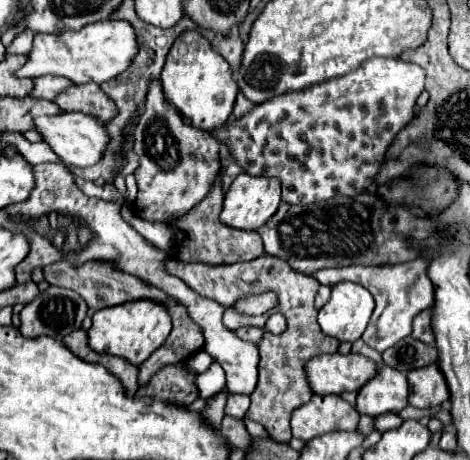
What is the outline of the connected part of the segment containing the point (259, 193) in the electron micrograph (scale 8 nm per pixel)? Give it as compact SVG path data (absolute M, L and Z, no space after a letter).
M240 173L230 189L226 191L224 197L224 209L220 219L236 229L246 229L246 231L256 231L260 229L276 211L280 201L280 179L272 179L272 177L258 177L258 175L248 175L248 173Z

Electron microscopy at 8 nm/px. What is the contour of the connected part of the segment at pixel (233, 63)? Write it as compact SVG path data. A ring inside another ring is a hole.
M232 33L232 35L228 35L228 37L220 37L218 53L230 63L230 67L234 69L234 73L240 69L242 51L244 51L244 43L240 41L240 35L238 35L238 33Z

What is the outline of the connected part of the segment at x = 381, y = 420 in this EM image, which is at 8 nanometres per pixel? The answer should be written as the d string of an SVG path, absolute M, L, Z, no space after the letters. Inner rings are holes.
M386 413L386 415L376 417L376 429L382 433L400 427L400 423L404 423L404 419L400 415L394 415L394 413Z

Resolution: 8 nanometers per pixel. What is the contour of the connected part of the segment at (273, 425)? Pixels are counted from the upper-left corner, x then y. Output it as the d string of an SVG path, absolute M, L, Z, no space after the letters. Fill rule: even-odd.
M262 255L256 257L248 263L232 263L232 265L208 265L208 263L180 263L176 259L166 263L168 273L180 277L184 283L188 283L196 293L200 293L202 297L208 299L216 299L220 305L228 307L224 311L224 325L232 331L236 331L238 327L244 325L256 325L256 327L264 327L268 317L273 313L282 313L288 321L288 329L280 335L272 335L270 331L264 333L262 341L258 343L260 349L260 375L258 375L258 385L254 389L254 393L250 395L252 403L250 409L246 413L248 419L260 423L268 435L276 441L284 441L288 443L292 433L290 433L290 415L296 407L308 403L312 399L312 387L306 379L306 363L322 353L336 353L338 351L338 339L326 337L320 331L320 325L316 321L318 311L314 309L314 297L316 291L320 289L320 281L314 275L306 275L300 273L292 267L288 267L288 263L284 263L282 259L276 259L272 255ZM268 289L276 289L278 293L278 305L274 311L266 312L260 316L240 315L238 311L230 309L232 303L236 299L240 299L242 295L248 293L264 293Z

